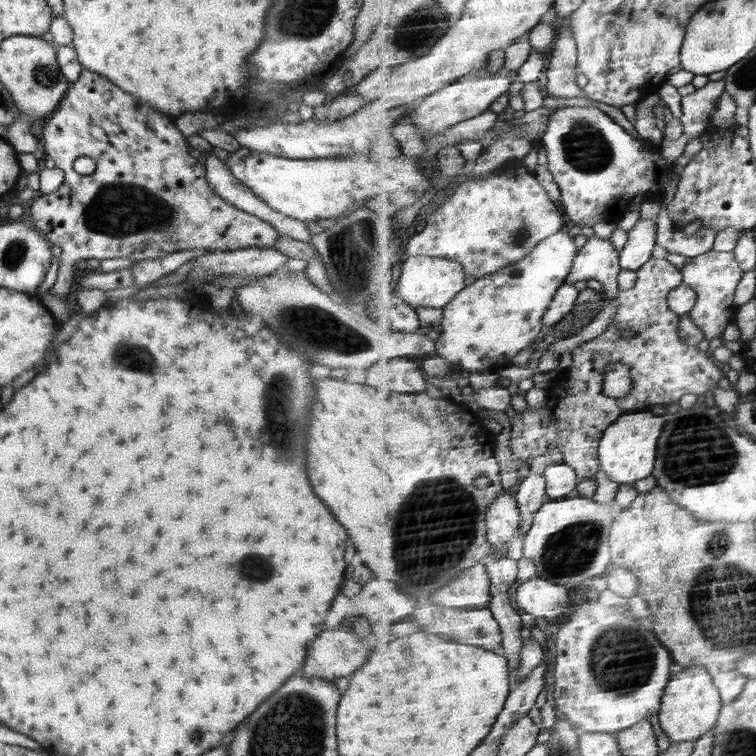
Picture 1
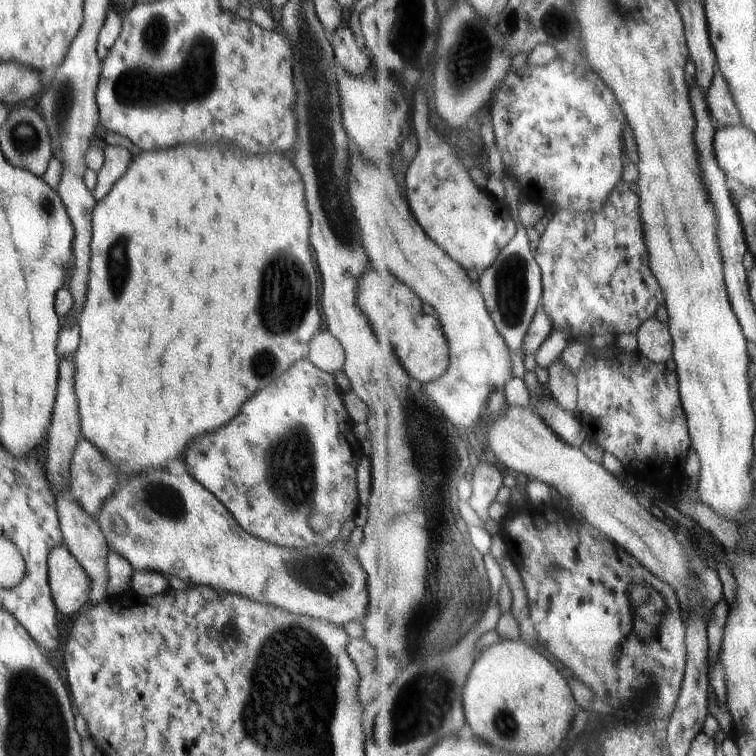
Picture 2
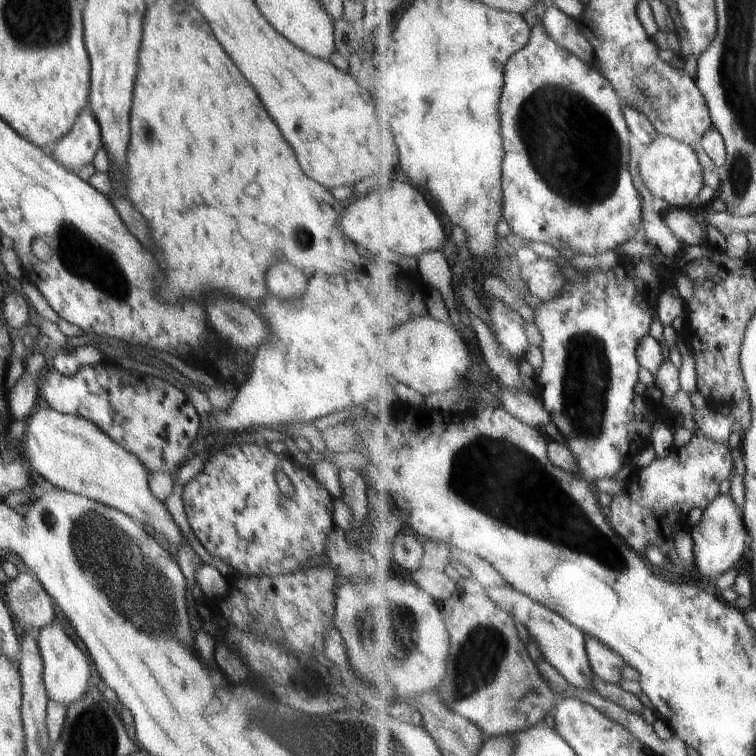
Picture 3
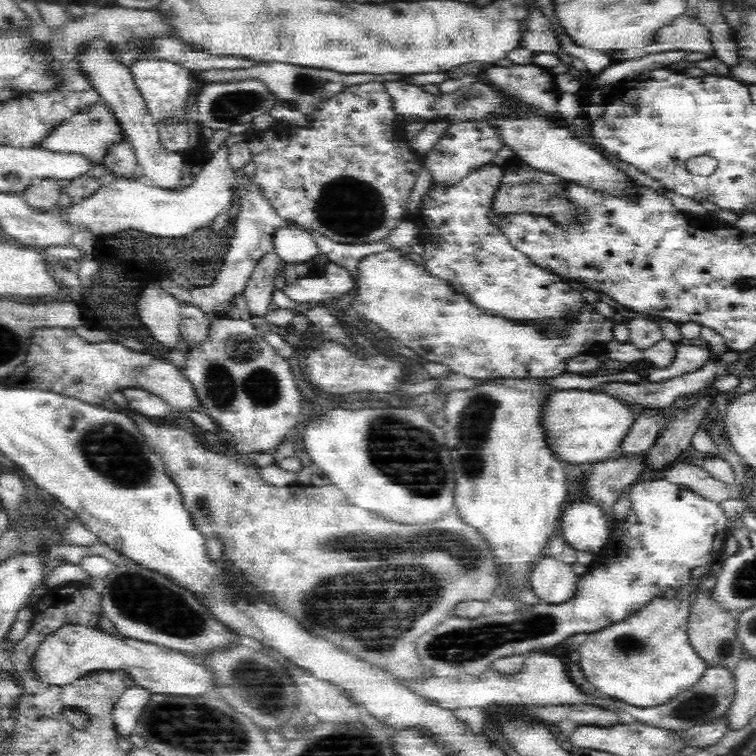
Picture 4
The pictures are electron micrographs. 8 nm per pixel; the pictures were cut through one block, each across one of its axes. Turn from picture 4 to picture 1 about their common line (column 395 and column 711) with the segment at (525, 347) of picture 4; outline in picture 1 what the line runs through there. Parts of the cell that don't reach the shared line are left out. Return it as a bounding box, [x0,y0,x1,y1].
[683,250,745,340]

